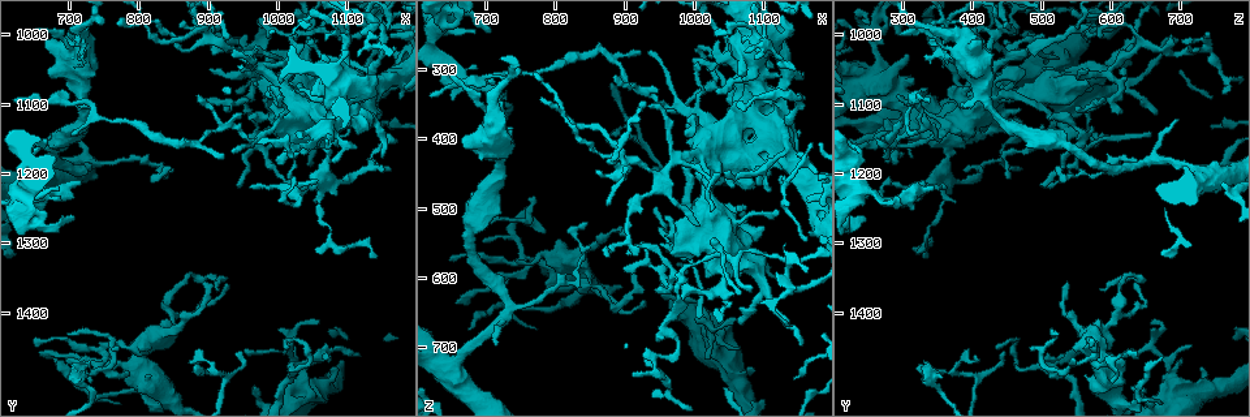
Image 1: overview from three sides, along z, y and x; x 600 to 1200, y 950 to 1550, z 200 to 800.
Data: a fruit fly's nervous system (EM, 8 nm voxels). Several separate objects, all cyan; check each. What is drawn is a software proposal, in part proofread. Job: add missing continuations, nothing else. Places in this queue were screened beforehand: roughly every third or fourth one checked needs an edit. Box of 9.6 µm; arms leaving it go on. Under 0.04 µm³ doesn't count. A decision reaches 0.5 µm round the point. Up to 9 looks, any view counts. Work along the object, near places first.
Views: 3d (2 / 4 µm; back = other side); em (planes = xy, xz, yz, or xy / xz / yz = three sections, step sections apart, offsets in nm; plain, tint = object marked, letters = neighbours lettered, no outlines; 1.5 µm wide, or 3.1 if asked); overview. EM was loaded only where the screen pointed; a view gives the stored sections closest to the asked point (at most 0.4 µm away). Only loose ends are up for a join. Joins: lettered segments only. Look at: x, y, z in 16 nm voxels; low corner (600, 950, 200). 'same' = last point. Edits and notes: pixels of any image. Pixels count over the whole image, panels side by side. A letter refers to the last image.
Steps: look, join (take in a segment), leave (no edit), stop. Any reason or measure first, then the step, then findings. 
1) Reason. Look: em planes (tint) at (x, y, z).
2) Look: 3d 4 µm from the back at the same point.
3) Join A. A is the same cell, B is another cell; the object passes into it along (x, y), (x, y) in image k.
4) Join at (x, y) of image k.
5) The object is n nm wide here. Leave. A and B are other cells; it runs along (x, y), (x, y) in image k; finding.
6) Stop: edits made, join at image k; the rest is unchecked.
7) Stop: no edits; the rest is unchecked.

Tapers out. Look: em xy step 8 (tint) at (1140, 1325, 335).

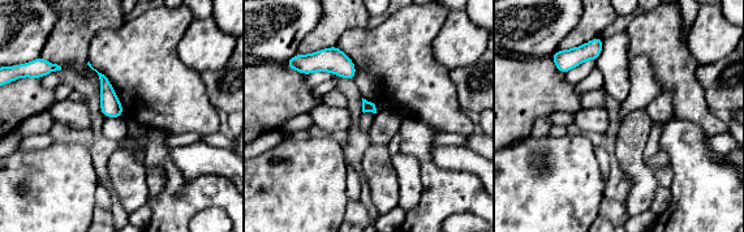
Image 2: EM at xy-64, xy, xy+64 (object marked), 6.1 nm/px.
Look: em planes (letters) at the same point.

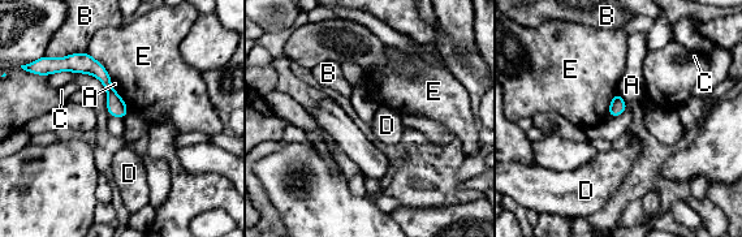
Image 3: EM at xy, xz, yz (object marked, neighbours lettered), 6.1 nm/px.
The longest contact is with E, 220 nm. Leave. A, B, C, D and E are other cells; none of them fits.

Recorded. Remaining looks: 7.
Look: em yz step 4 (letters) at (1160, 1195, 475).

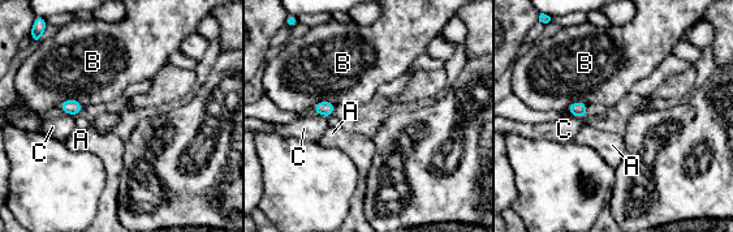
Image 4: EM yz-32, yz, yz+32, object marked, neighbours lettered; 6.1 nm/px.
Leave. A, B and C are other cells; a border runs along (83, 106), (64, 99), (56, 107) in image 4; none of them fits.

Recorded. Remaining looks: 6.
Tapers out. Look: em planes (letters) at (1020, 1445, 720).

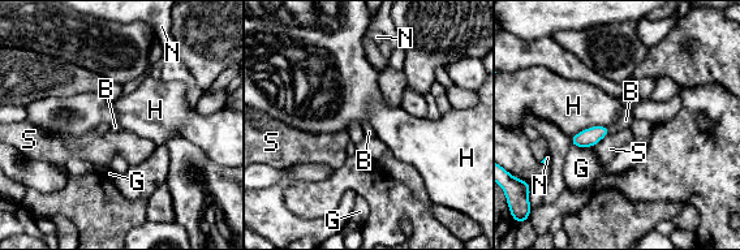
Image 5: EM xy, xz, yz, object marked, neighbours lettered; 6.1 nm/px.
The longest contact is with H, 260 nm. Join B. B is the same cell, G, H, N and S are other cells; the object passes into it along (589, 137), (610, 129), (626, 120) in image 5; it goes on there.

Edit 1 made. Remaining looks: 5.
See it whole again. Look: overview.

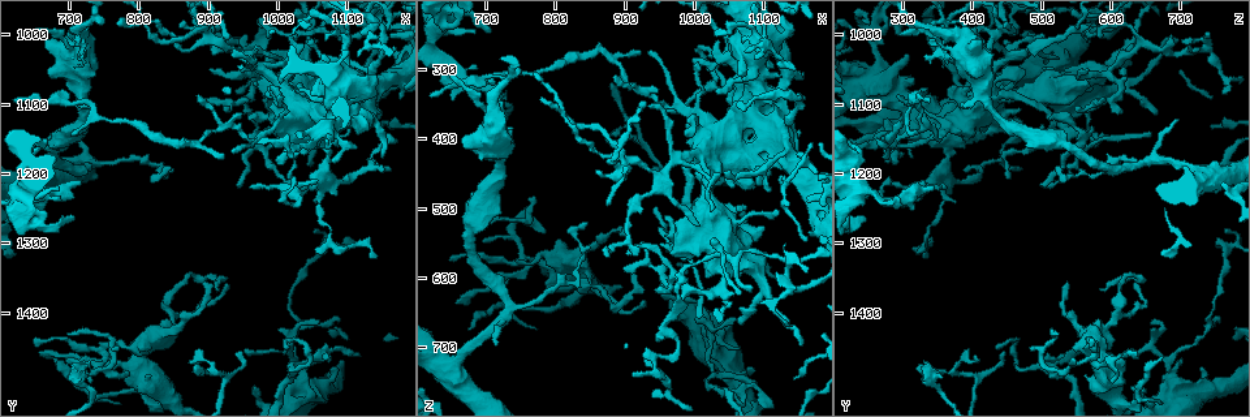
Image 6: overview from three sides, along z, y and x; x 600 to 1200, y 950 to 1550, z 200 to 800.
An open end. Look: 3d 4 µm at (685, 1220, 245).

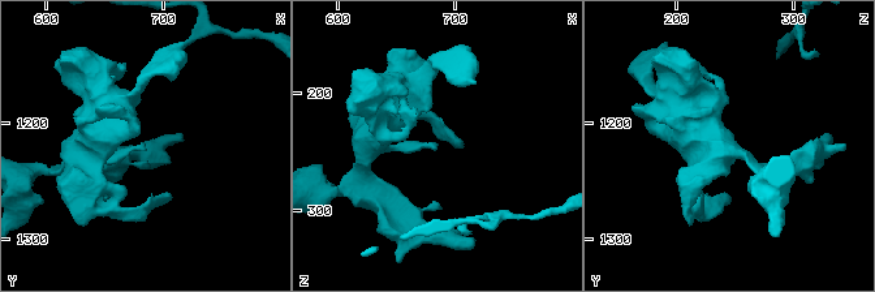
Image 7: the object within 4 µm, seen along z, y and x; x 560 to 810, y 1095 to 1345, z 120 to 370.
Look: em planes (letters) at (684, 1220, 246).

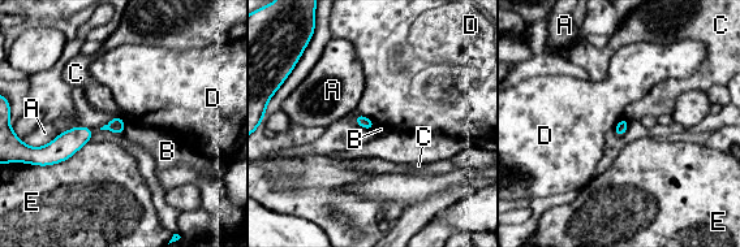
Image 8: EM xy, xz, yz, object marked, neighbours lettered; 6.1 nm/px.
The longest contact is with E, 340 nm. Leave. A, B, C, D and E are other cells; none of them fits.

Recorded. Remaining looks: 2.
Stop: edits made, join at image 5; the rest is unchecked.

